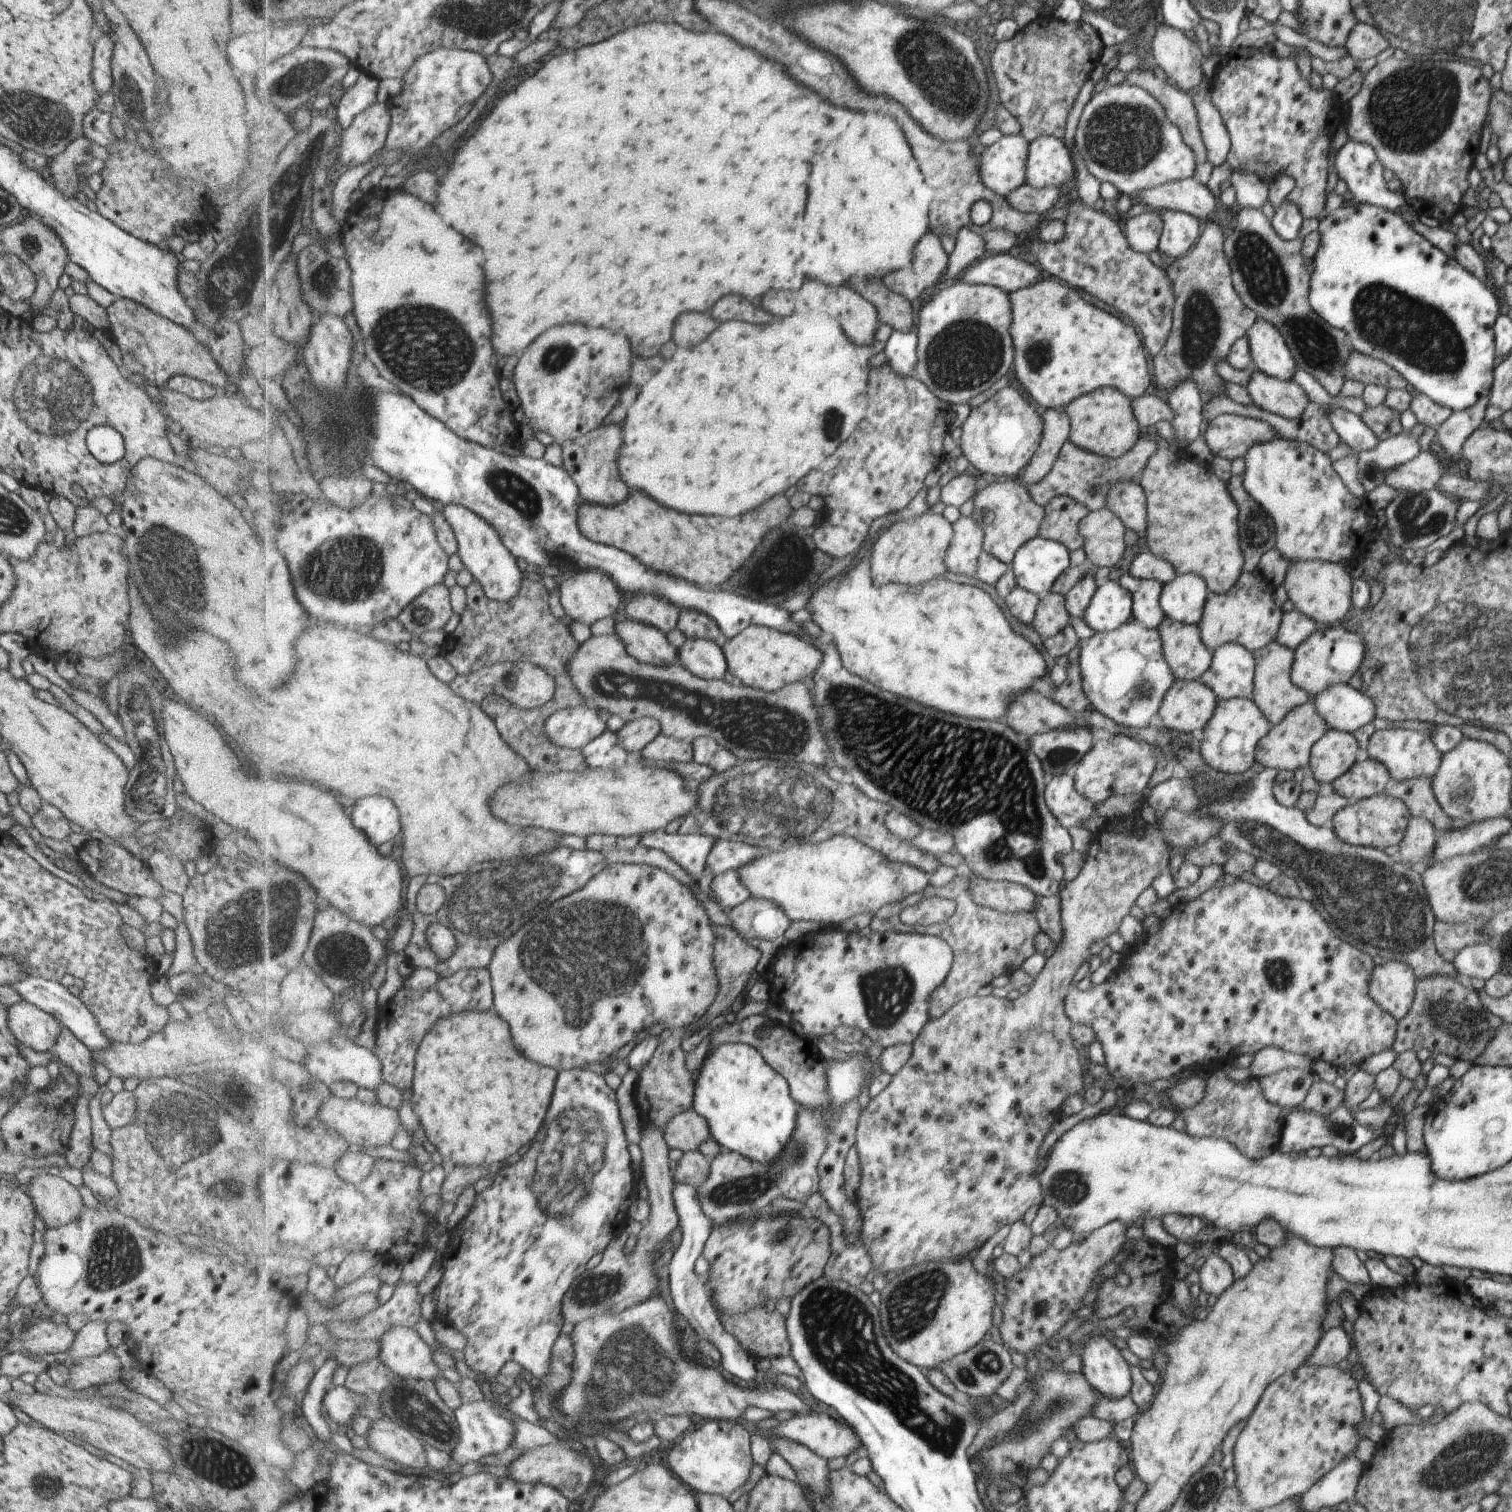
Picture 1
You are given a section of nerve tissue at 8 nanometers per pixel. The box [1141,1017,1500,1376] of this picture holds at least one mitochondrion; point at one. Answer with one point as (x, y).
(1333, 1128)

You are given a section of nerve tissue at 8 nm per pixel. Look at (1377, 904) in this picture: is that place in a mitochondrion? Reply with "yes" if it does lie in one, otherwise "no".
yes

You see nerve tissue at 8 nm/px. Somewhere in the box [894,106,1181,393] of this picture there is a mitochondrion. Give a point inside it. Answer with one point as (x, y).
(1038, 353)

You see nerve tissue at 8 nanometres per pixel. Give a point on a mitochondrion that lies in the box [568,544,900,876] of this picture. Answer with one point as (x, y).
(774, 804)

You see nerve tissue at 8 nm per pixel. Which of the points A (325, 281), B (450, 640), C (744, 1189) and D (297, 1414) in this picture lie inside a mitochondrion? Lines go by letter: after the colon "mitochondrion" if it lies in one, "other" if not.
A: mitochondrion
B: other
C: mitochondrion
D: other

